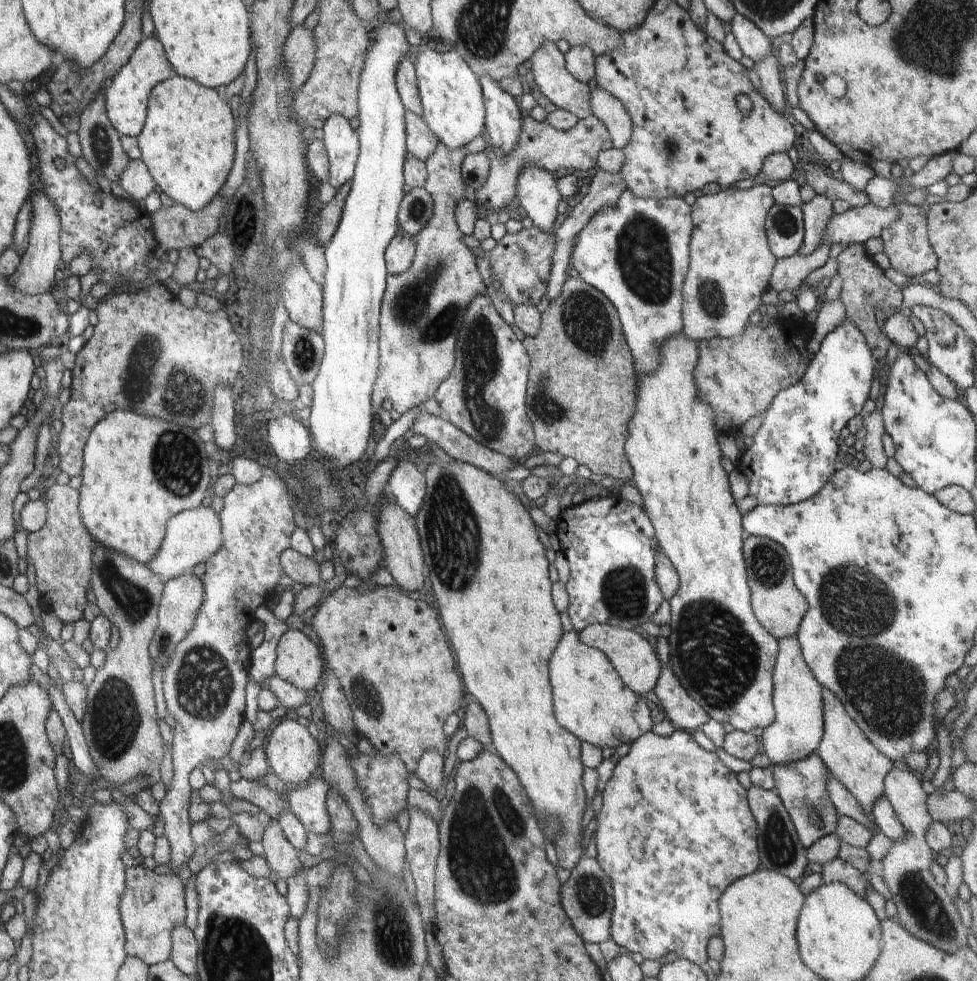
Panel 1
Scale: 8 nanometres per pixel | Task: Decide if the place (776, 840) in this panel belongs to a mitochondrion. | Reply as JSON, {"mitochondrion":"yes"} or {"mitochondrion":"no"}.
{"mitochondrion":"yes"}

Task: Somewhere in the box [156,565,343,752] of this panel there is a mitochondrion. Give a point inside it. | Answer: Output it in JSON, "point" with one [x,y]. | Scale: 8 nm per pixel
{"point":[205,686]}

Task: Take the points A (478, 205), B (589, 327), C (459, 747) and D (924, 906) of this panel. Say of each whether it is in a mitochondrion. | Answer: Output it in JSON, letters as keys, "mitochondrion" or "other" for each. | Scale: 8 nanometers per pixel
{"A":"other","B":"mitochondrion","C":"other","D":"mitochondrion"}

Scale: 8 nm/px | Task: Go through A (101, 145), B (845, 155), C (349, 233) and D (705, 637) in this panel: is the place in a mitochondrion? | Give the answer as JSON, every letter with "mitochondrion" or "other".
{"A":"mitochondrion","B":"other","C":"other","D":"mitochondrion"}

